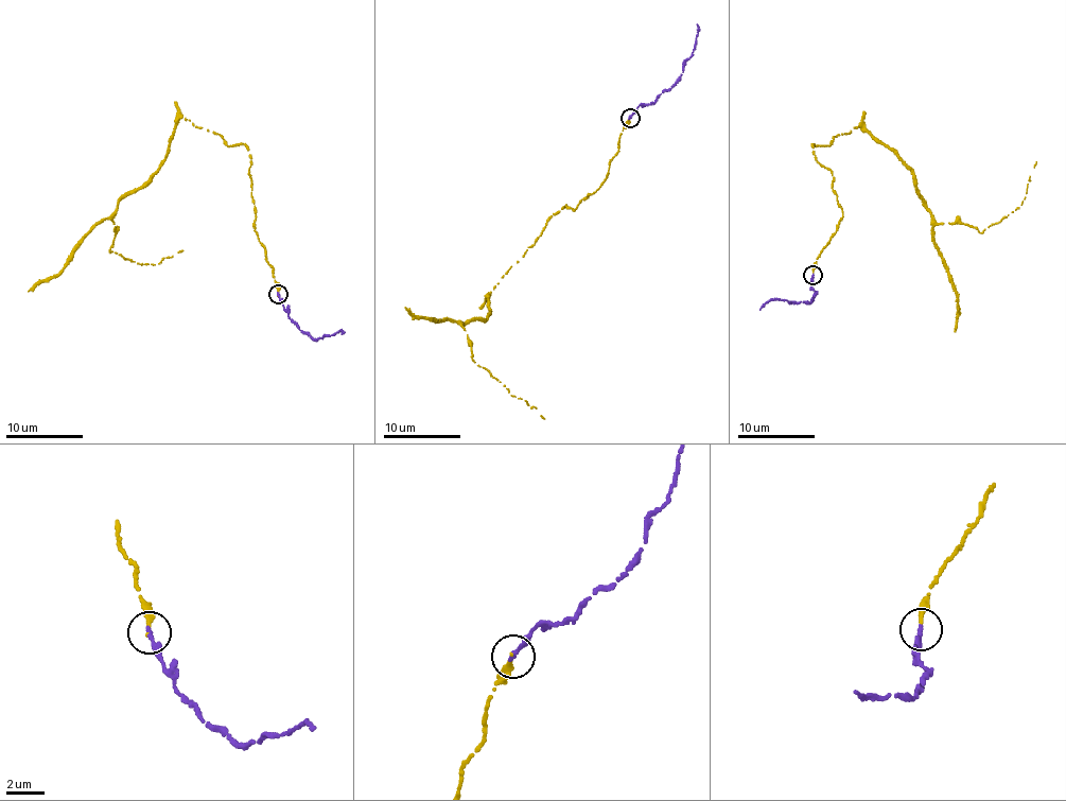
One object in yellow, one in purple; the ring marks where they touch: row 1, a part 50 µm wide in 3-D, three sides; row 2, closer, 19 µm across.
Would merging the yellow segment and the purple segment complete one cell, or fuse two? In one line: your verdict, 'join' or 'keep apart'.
keep apart

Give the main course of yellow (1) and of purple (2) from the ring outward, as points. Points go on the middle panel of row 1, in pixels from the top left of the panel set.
1: (630, 117), (600, 187), (558, 212), (503, 277), (488, 298), (491, 314), (461, 323), (477, 365), (545, 419)
2: (629, 118), (640, 104), (654, 102), (669, 89), (683, 71), (683, 64), (693, 53), (696, 24)

